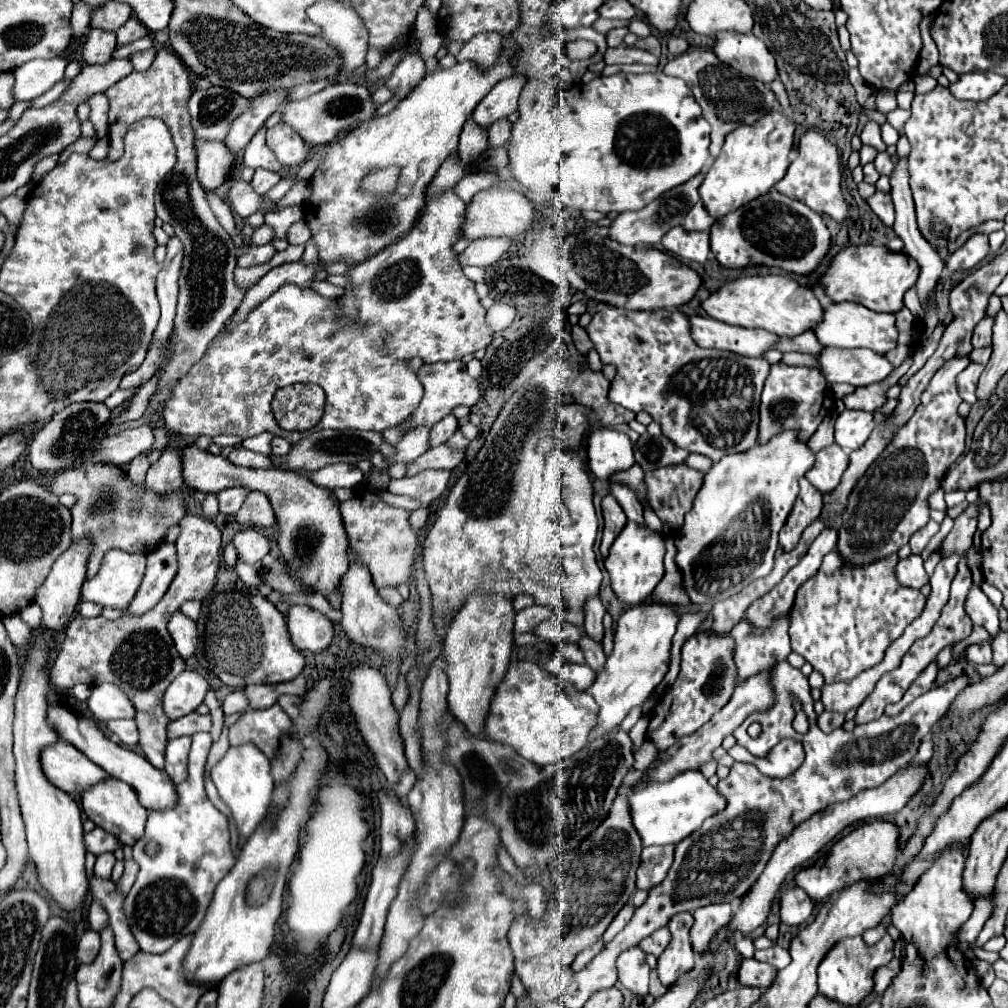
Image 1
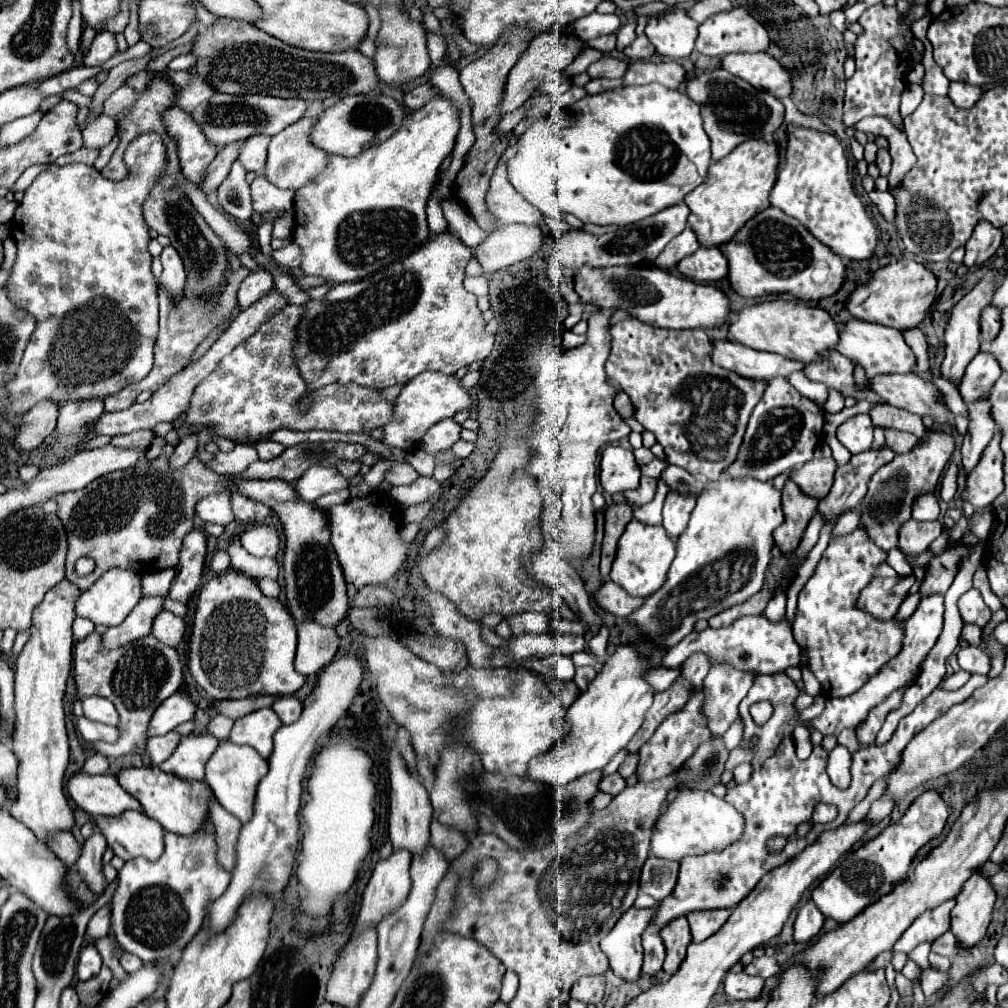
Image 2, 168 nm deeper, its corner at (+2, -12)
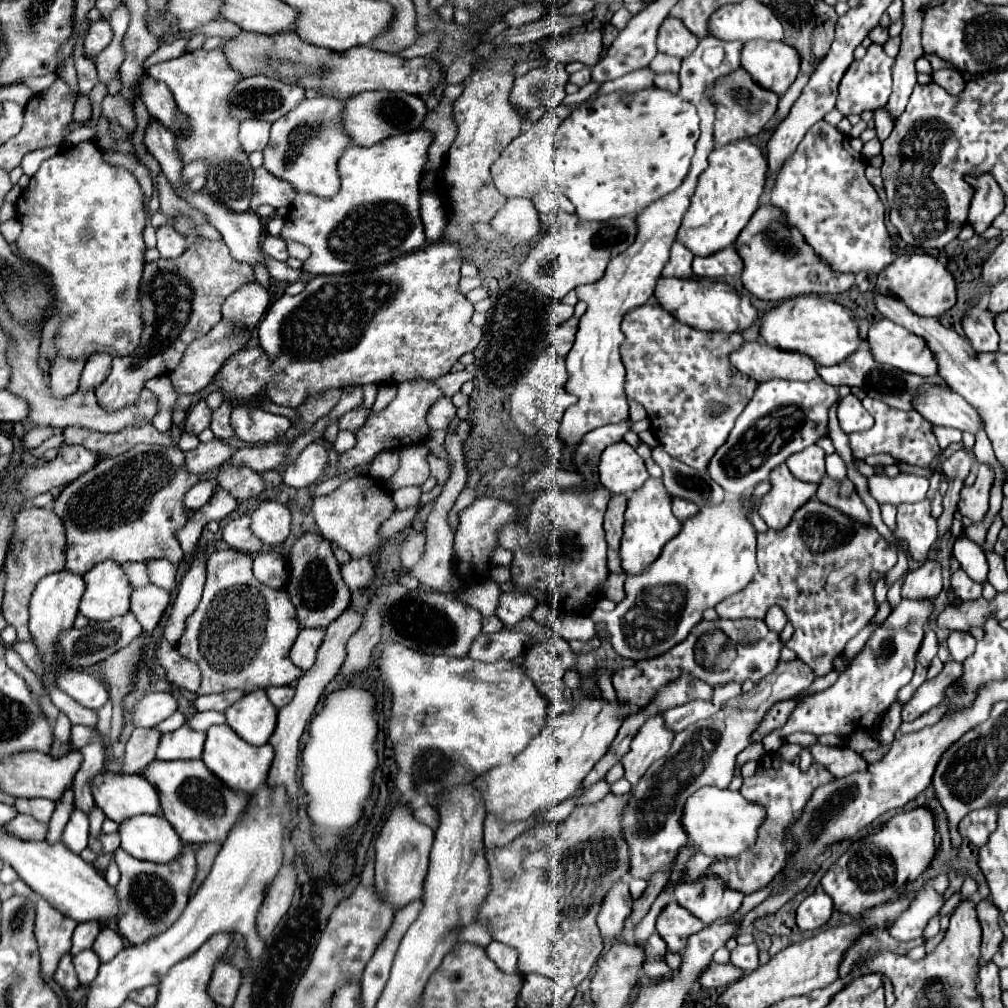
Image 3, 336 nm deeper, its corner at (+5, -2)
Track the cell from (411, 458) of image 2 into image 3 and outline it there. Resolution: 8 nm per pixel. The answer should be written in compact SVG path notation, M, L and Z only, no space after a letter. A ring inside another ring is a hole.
M429 455L427 459L429 459L429 465L431 465L431 473L437 479L437 485L445 485L445 481L449 479L449 473L451 473L449 463L443 461L443 459L437 459L433 455Z

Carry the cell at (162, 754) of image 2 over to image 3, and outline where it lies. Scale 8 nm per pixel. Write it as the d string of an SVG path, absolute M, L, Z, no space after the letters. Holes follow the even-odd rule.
M135 729L131 739L127 741L127 755L125 765L121 767L121 773L129 775L141 775L145 767L155 761L155 749L159 743L161 733L155 729Z

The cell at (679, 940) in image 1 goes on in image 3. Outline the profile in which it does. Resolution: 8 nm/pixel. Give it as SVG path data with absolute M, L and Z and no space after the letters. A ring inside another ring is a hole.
M671 901L657 917L657 933L663 937L669 951L683 951L689 935L693 935L693 931L701 931L701 927L705 925L677 901Z

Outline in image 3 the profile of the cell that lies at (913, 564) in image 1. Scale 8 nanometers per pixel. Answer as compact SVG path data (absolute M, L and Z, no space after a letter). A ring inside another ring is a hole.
M817 497L799 507L783 529L757 531L757 573L745 589L729 599L723 599L715 611L725 619L763 619L773 605L779 605L793 625L793 637L787 647L805 659L817 675L827 675L833 669L835 657L839 657L849 639L853 639L877 613L873 599L873 583L869 583L869 571L881 571L885 575L897 563L897 547L887 543L873 525L853 521L845 513L821 503Z

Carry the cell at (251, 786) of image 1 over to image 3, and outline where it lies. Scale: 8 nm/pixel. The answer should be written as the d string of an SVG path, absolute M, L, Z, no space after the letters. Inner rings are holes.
M213 725L207 729L205 749L203 749L203 763L229 787L253 793L263 787L271 761L273 761L273 747L269 743L255 747L245 743L241 737L235 735L235 731L229 725Z

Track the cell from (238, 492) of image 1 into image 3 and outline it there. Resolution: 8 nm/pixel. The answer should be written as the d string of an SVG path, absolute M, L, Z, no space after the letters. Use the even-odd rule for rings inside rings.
M203 479L203 481L199 481L197 485L193 485L193 487L185 493L183 505L185 505L187 509L191 509L191 511L201 509L203 503L211 499L215 487L217 487L217 481L215 481L215 479Z

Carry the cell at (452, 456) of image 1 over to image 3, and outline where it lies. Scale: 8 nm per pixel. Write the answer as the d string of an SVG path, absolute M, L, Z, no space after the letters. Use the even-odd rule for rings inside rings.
M383 451L379 453L373 463L371 463L371 469L369 469L369 475L373 479L383 479L387 481L399 467L399 453L397 451Z

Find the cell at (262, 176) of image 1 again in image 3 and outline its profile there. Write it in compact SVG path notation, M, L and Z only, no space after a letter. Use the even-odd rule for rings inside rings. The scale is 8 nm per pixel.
M259 167L255 169L255 181L253 181L253 199L251 199L251 209L255 211L261 205L271 205L275 209L279 207L289 207L295 199L297 191L283 179L277 179L271 175L267 169Z

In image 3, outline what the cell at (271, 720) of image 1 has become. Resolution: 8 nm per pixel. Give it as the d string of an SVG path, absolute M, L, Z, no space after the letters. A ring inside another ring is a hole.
M255 689L253 693L245 693L239 701L235 701L227 711L227 725L247 743L265 745L273 735L273 727L277 721L277 709L267 699L265 689Z

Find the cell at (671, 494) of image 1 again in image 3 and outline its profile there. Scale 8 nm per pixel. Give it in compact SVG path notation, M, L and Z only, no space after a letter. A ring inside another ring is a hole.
M673 497L673 513L675 513L675 517L677 517L679 521L685 521L685 519L689 519L691 515L697 515L697 513L699 513L699 507L697 507L695 503L685 501L685 499Z

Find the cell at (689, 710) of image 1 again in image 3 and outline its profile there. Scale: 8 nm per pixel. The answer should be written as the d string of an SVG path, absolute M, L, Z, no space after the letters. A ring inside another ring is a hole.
M661 715L651 717L647 723L643 723L637 735L633 737L629 751L621 759L621 765L625 767L625 779L631 785L637 783L637 779L645 775L651 763L667 755L673 737L675 735L665 727Z

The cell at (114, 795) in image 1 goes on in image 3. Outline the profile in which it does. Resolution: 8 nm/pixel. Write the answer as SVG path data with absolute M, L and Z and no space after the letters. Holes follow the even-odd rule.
M137 815L129 819L129 823L121 823L119 827L121 833L121 847L143 861L153 861L153 863L169 863L181 855L183 841L177 835L177 831L171 827L171 823L165 817L159 815Z

